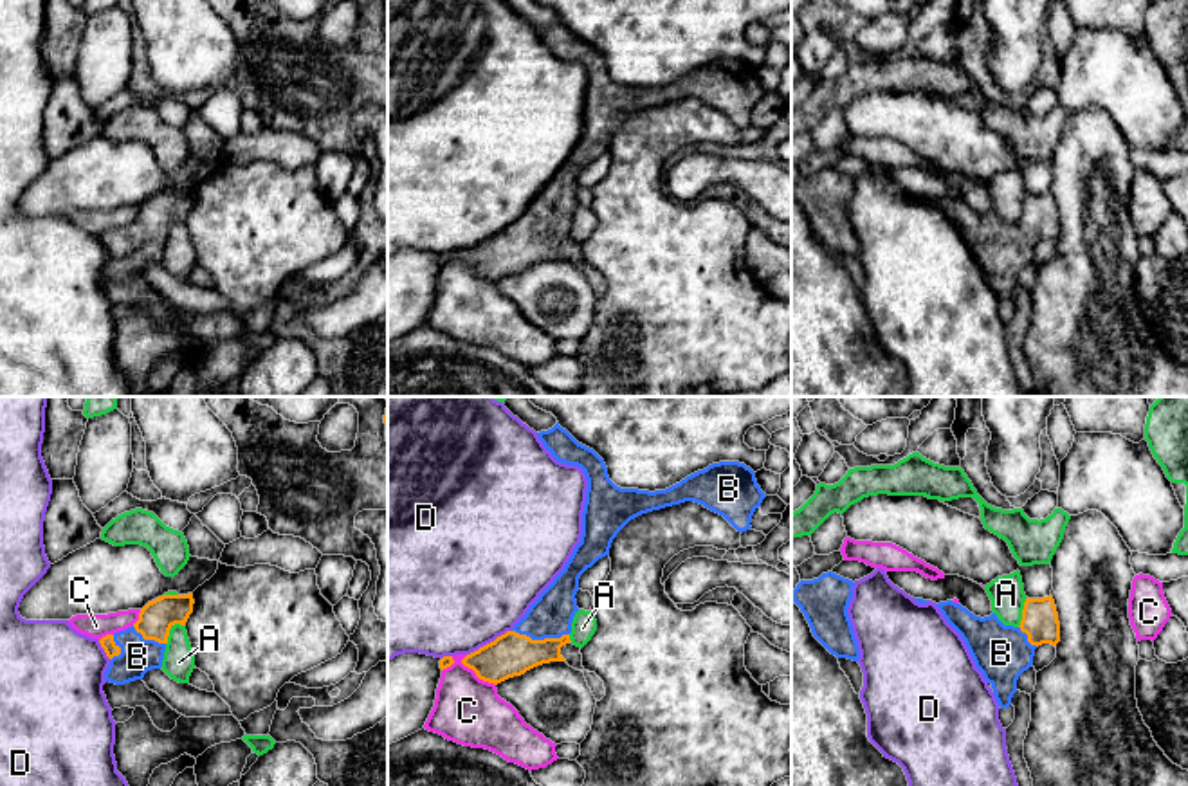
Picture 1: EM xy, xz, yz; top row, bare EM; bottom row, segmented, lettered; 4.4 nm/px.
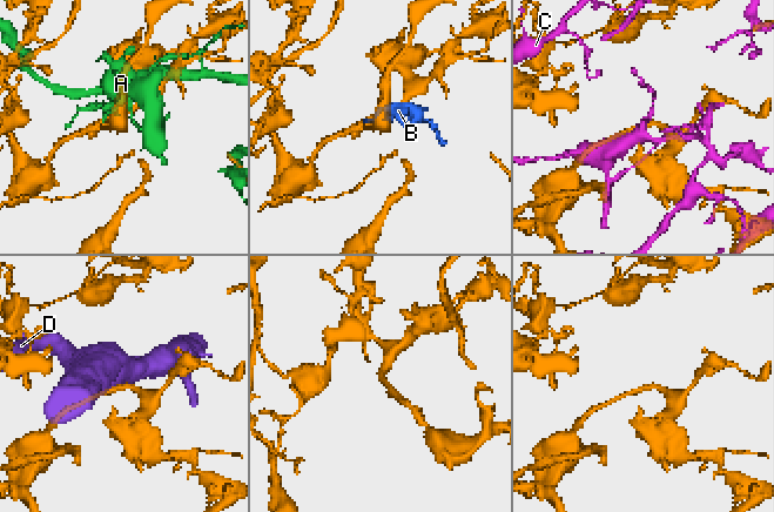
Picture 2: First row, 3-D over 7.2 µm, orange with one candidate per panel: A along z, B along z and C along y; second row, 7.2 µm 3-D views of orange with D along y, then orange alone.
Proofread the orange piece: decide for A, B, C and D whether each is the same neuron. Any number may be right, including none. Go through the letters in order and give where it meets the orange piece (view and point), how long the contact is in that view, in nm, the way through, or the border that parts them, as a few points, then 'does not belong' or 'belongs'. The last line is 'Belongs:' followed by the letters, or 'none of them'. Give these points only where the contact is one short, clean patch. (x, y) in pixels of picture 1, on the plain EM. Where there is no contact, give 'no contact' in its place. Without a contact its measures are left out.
A: meets orange in xy at (170, 224); contact 130 nm long; does not belong
B: meets orange in xz at (541, 237); contact 260 nm long; runs through xz (511, 251), (541, 237), (541, 228), (552, 210); belongs
C: meets orange in xz at (478, 273); contact 200 nm long; does not belong
D: meets orange in xz at (491, 238); contact 240 nm long; does not belong
Belongs: B

